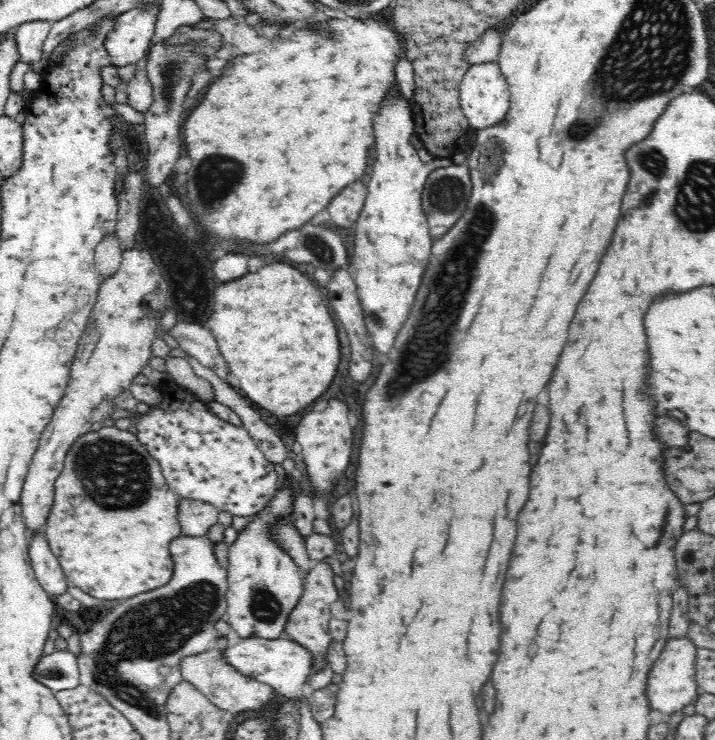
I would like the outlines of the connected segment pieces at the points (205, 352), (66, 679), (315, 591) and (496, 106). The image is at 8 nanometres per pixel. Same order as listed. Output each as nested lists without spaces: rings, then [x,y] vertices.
[[[177,322],[170,336],[178,341],[180,348],[188,356],[196,358],[202,366],[212,368],[222,380],[234,383],[229,374],[228,362],[218,348],[216,337],[205,326],[198,322]]]
[[[68,649],[54,650],[52,654],[42,653],[33,666],[31,676],[53,692],[72,690],[81,684],[77,654]]]
[[[321,562],[315,564],[304,575],[303,593],[300,602],[295,606],[294,610],[290,612],[290,618],[286,624],[286,632],[292,635],[292,641],[302,644],[302,647],[314,654],[314,669],[320,664],[320,660],[324,659],[328,648],[331,646],[333,639],[332,632],[330,632],[329,622],[332,616],[332,602],[338,600],[338,588],[334,583],[334,570],[328,562]]]
[[[499,63],[475,64],[464,74],[460,86],[460,104],[474,130],[486,130],[500,124],[508,114],[511,93]]]

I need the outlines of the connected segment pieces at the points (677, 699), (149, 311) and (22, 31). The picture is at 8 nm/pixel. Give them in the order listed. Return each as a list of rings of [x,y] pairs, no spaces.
[[[687,637],[670,638],[664,650],[654,663],[654,668],[648,672],[648,696],[651,708],[672,714],[683,709],[697,698],[697,652],[698,647]]]
[[[140,248],[124,250],[120,268],[114,274],[105,277],[99,286],[96,305],[88,319],[87,327],[80,337],[74,360],[72,361],[70,378],[62,398],[56,405],[46,428],[42,431],[37,450],[31,460],[30,468],[22,488],[21,508],[27,528],[31,533],[42,532],[42,526],[48,518],[50,506],[54,502],[54,480],[63,469],[65,456],[79,436],[92,430],[92,412],[104,402],[113,400],[122,391],[128,390],[132,380],[142,374],[153,357],[152,342],[156,339],[158,323],[165,314],[169,303],[169,290],[161,275],[160,269],[148,251]]]
[[[35,21],[22,24],[15,30],[18,49],[23,61],[29,67],[40,65],[44,55],[44,43],[51,30],[50,21]]]

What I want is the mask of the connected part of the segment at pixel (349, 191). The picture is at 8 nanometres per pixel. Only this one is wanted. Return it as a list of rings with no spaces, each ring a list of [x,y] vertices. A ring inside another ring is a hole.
[[[356,182],[348,186],[342,194],[338,194],[336,200],[332,200],[328,206],[332,222],[340,228],[353,228],[362,212],[367,192],[366,185]]]

